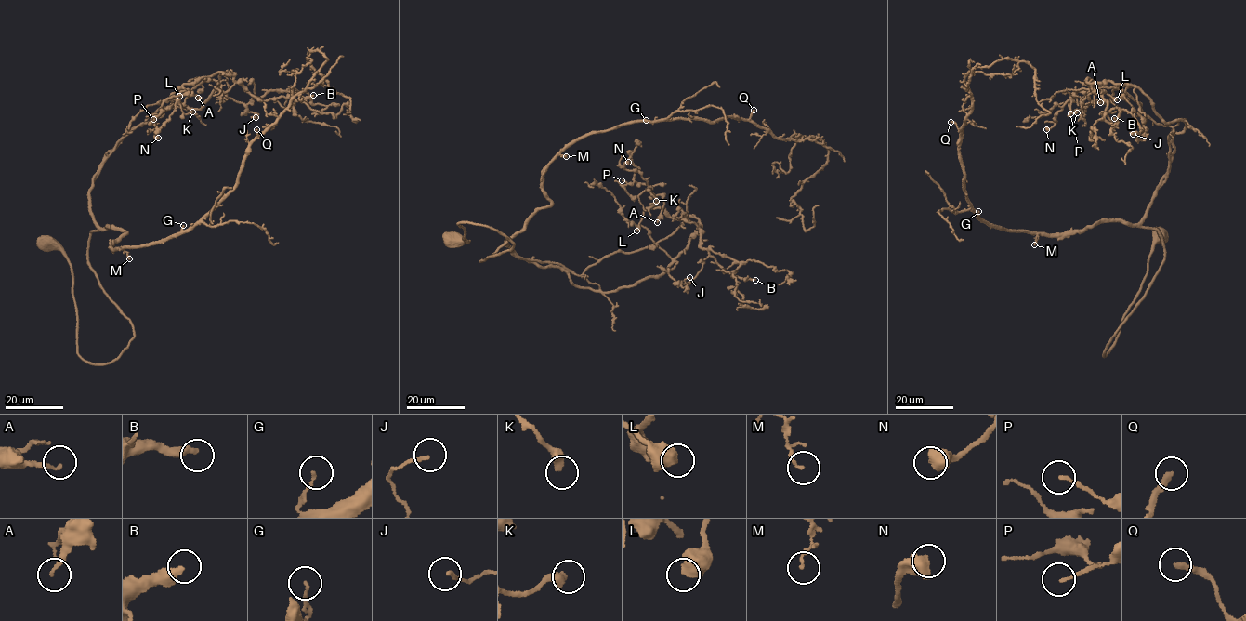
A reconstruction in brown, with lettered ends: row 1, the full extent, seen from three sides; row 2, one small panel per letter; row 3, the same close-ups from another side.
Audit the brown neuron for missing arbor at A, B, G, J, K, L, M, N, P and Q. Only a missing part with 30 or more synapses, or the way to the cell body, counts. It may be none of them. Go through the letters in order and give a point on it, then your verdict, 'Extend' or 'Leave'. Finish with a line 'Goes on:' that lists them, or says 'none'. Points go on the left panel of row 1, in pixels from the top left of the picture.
A: Place: (198, 98). Leave
B: Place: (313, 95). Extend
G: Place: (183, 225). Leave
J: Place: (255, 117). Leave
K: Place: (192, 112). Leave
L: Place: (179, 96). Leave
M: Place: (129, 258). Leave
N: Place: (158, 138). Leave
P: Place: (153, 119). Leave
Q: Place: (256, 129). Leave
Goes on: B

